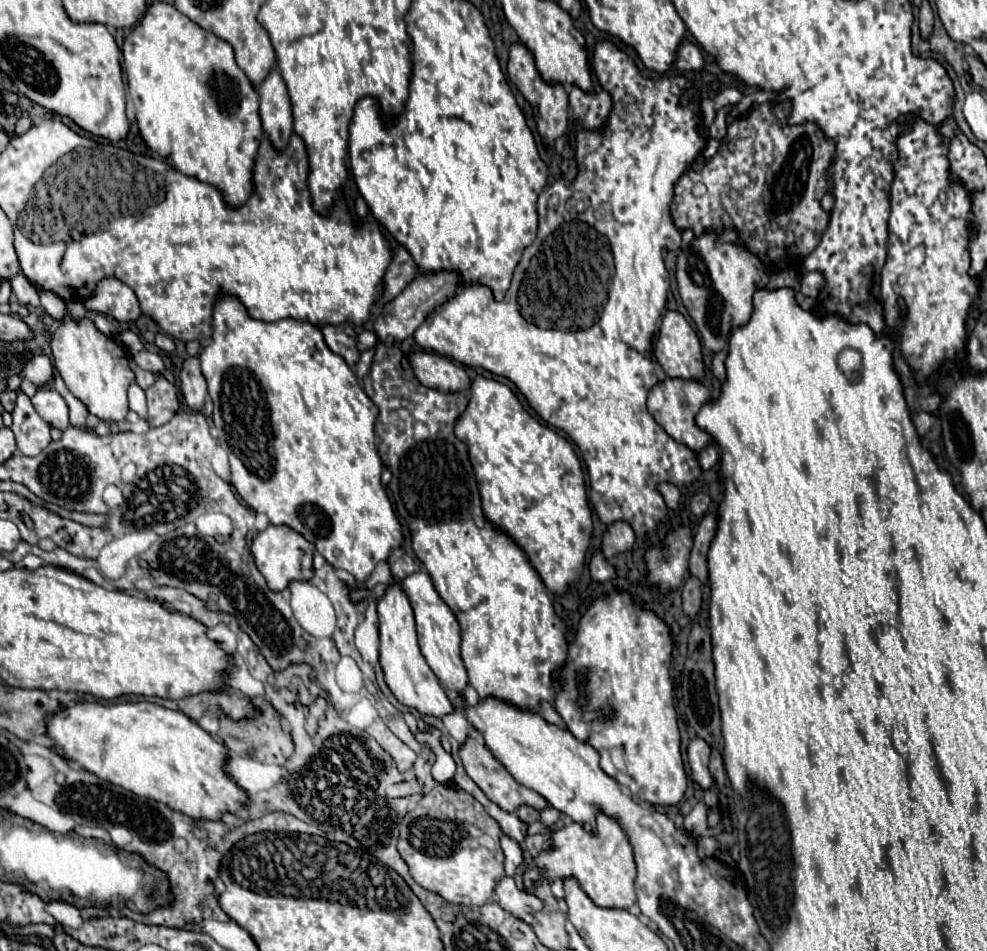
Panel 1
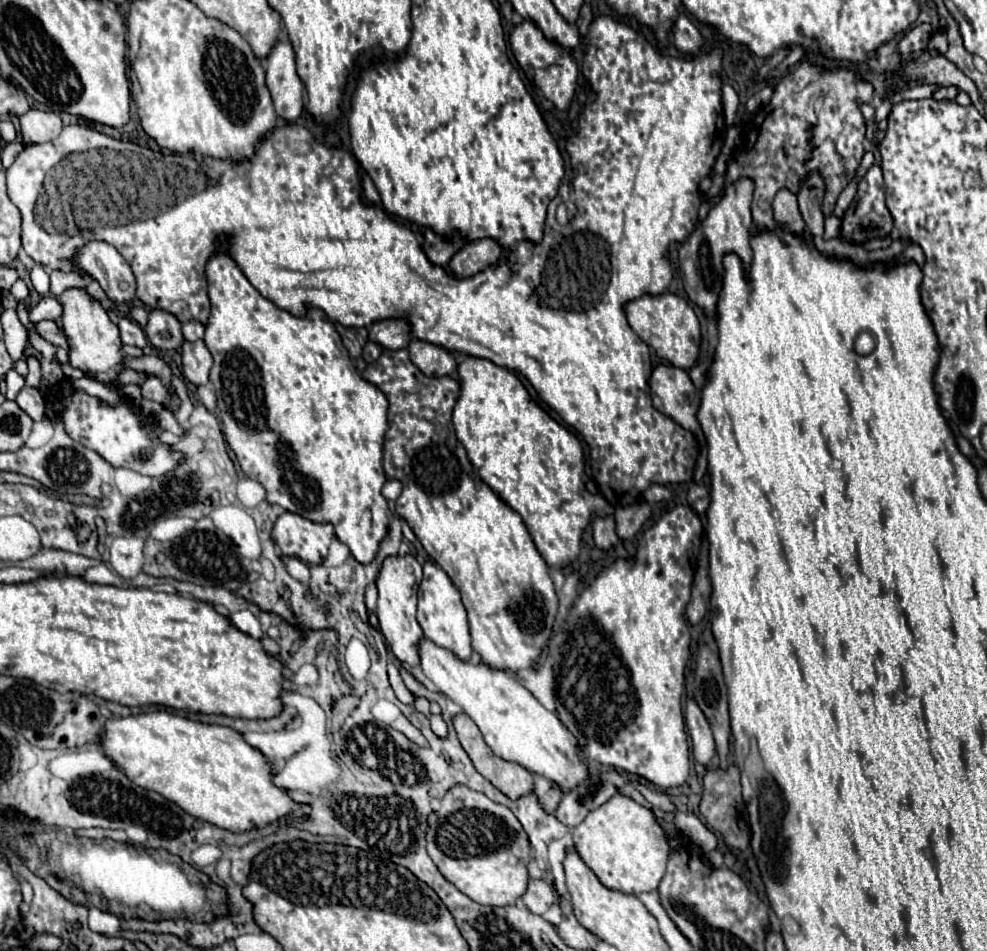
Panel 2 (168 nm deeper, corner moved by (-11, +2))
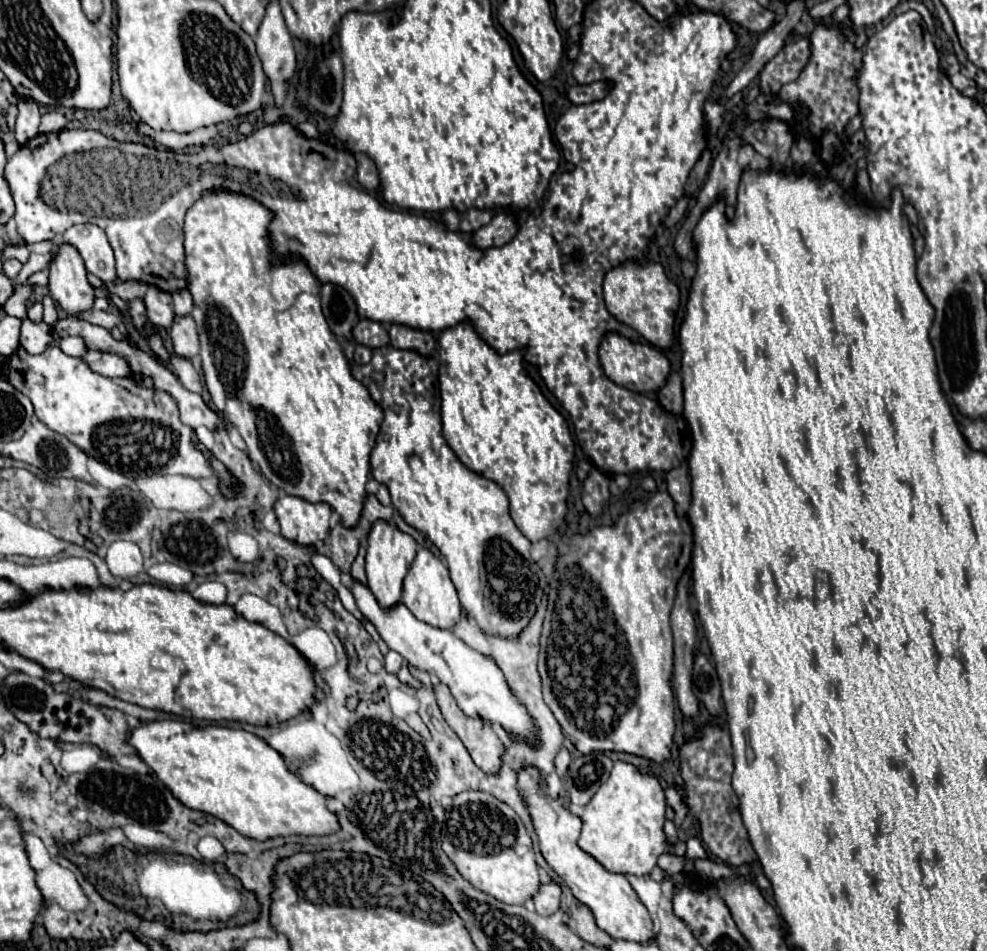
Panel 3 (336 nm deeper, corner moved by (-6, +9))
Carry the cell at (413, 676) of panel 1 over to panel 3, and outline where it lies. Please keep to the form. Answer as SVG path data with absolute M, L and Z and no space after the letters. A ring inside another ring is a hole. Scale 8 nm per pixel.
M376 521L370 535L368 535L368 551L366 551L366 575L368 575L368 587L372 595L376 597L378 605L382 609L392 609L402 601L402 585L404 577L414 563L418 545L416 541L402 533L398 527L386 523L386 521Z

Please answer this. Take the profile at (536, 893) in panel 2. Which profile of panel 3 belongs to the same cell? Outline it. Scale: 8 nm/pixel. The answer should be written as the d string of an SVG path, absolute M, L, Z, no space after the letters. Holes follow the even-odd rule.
M544 883L540 885L538 893L532 897L534 907L540 915L552 915L560 907L560 887L556 883Z

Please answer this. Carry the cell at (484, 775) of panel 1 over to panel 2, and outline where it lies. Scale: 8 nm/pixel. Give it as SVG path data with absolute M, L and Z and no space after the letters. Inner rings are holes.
M455 714L453 726L477 772L485 776L495 788L499 788L509 798L519 798L533 792L533 776L529 774L529 770L525 770L517 762L507 762L491 754L491 748L483 742L479 728L467 714Z

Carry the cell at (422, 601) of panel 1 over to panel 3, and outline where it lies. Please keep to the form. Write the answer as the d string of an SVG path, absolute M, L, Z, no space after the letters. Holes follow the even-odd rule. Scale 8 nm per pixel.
M420 549L406 579L404 579L404 589L402 589L402 603L414 613L416 619L438 627L438 629L452 629L460 621L460 601L456 595L456 587L450 581L448 567L428 549Z

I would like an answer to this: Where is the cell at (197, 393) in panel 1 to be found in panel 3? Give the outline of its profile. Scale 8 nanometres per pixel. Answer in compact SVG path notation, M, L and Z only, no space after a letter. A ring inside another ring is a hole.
M176 317L170 329L174 353L184 359L194 359L200 353L200 339L192 317Z

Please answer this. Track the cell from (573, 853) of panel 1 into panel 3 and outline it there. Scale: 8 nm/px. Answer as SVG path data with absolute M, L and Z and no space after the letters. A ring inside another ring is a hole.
M616 761L606 783L584 807L578 847L590 853L604 869L620 875L650 875L662 853L684 855L684 843L668 843L664 833L664 791L656 777L642 775L634 765Z

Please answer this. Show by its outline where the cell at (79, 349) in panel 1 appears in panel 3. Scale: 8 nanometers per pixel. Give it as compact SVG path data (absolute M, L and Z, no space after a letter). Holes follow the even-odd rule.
M60 245L58 257L50 265L52 299L72 317L94 307L94 287L86 279L84 261L70 245Z

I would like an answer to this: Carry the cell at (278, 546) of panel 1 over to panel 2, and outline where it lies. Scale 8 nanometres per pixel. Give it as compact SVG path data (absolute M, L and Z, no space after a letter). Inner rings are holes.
M283 512L273 526L273 540L281 550L311 566L323 562L333 538L335 530L331 524L317 524L291 512Z

